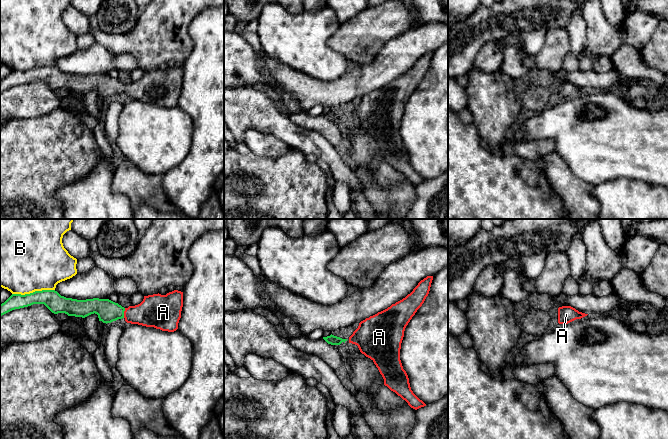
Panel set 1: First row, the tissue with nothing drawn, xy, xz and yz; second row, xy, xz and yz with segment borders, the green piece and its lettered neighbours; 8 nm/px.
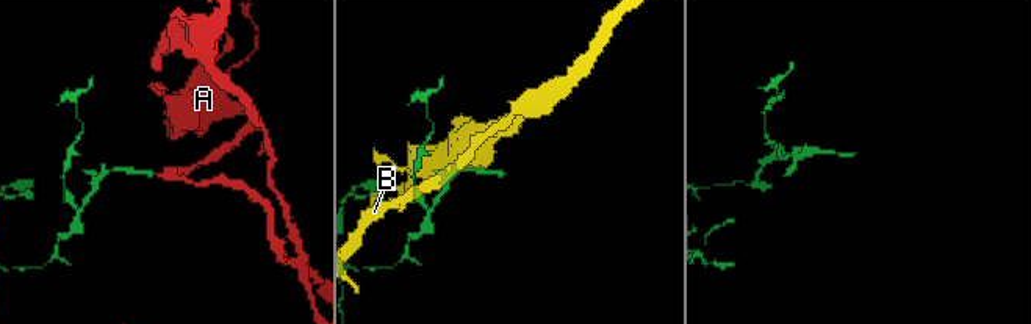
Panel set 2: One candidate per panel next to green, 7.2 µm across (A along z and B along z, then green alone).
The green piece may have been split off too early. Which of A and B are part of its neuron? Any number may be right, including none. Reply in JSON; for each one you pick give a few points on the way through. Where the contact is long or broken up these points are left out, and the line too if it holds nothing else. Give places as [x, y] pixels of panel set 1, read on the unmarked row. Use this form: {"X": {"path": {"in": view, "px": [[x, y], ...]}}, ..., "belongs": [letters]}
{"A": {"path": {"in": "xy", "px": [[108, 87], [123, 89], [149, 89], [154, 87]]}}, "belongs": ["A"]}

